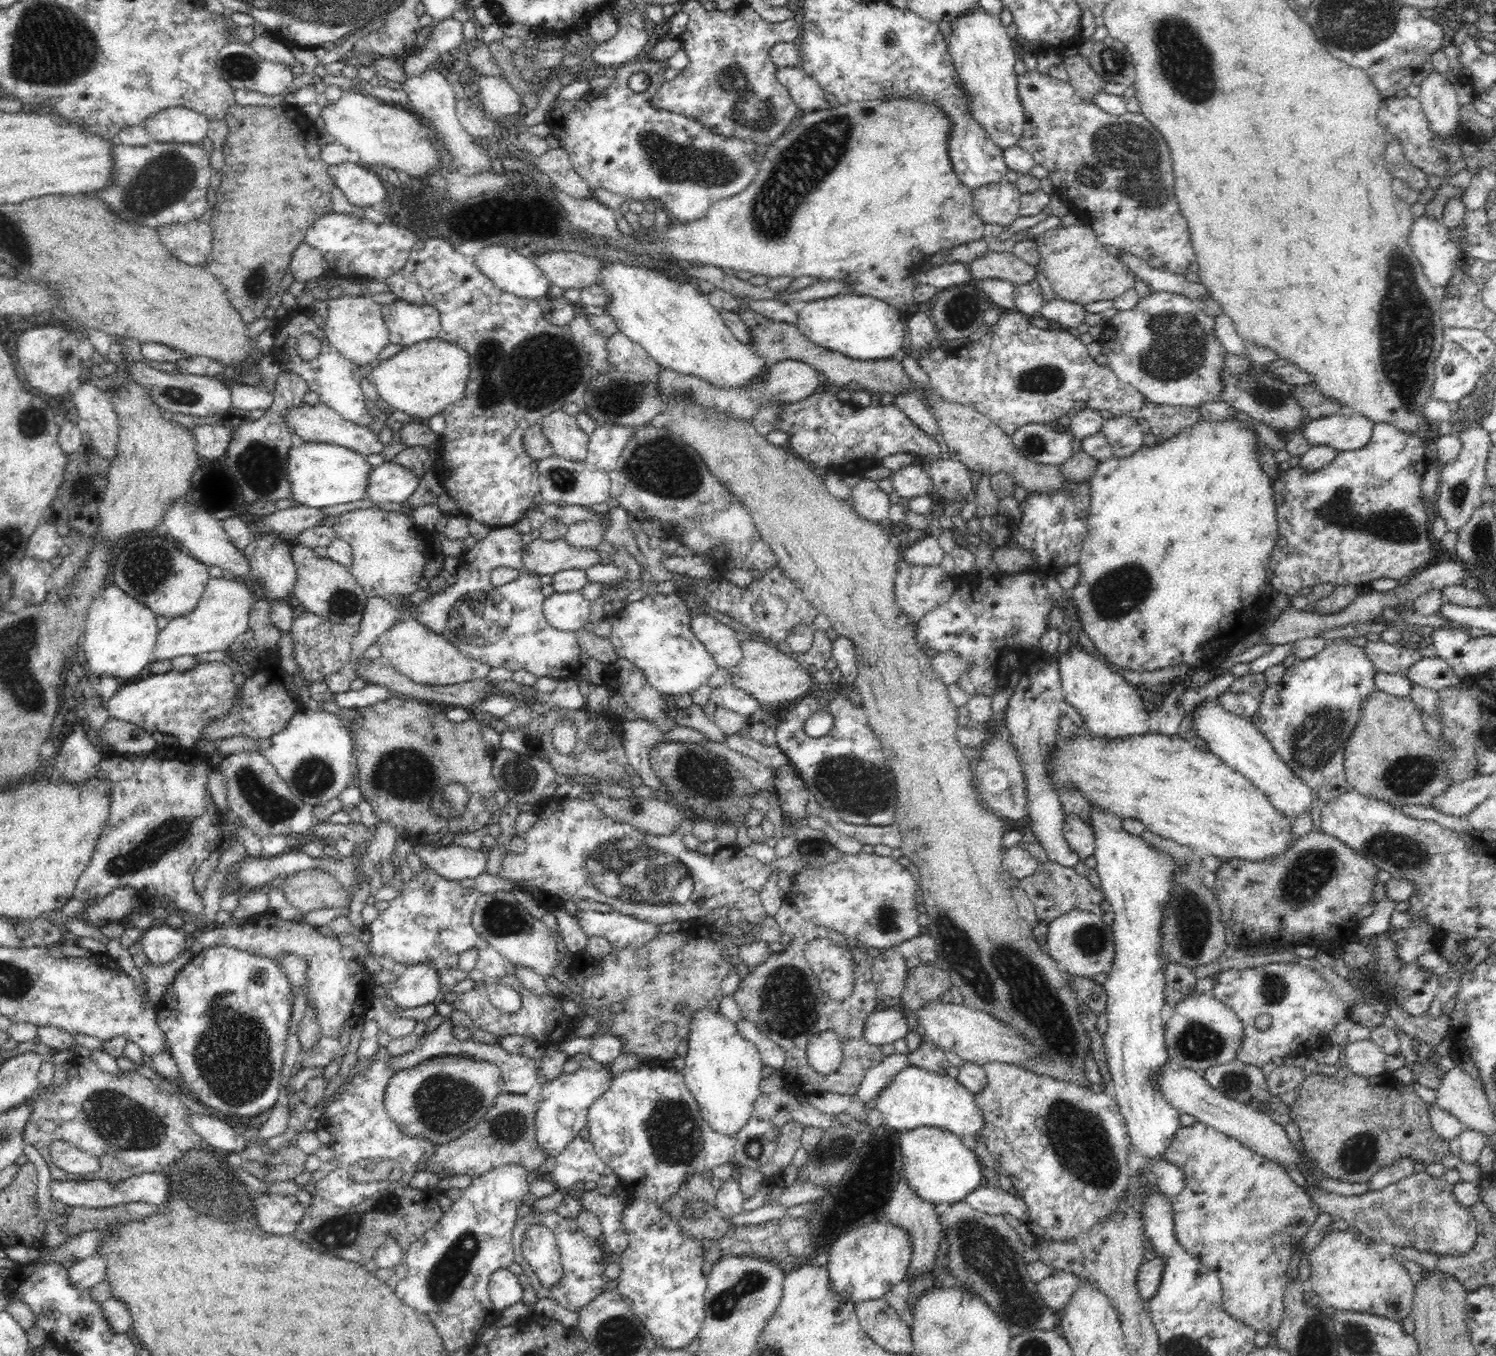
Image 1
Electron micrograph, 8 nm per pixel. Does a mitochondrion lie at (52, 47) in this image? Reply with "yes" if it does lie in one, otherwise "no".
yes

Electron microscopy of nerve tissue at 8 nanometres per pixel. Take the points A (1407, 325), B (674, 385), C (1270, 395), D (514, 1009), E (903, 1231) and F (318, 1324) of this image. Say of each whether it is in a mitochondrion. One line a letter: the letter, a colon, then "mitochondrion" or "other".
A: mitochondrion
B: mitochondrion
C: mitochondrion
D: other
E: other
F: other

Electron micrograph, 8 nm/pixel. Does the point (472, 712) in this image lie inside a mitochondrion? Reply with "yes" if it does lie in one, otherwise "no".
no

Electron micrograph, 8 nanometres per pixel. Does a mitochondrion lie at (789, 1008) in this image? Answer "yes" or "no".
yes

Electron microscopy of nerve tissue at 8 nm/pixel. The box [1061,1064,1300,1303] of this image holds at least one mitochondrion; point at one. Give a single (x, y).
(1236, 1082)

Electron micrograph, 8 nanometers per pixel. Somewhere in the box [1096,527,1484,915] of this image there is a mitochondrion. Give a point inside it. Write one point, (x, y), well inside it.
(1315, 743)

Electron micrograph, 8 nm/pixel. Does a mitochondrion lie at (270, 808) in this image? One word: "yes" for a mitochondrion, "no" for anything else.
yes

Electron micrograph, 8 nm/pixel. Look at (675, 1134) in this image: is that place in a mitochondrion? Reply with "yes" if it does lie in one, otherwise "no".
yes

